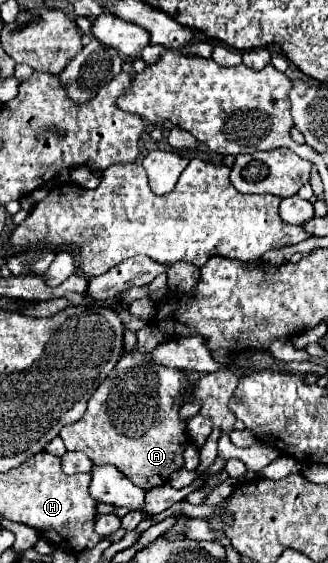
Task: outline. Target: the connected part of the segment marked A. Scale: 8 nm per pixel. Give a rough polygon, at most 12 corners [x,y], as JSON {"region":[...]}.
{"region":[[133,347],[59,433],[151,491],[183,467],[183,371]]}

